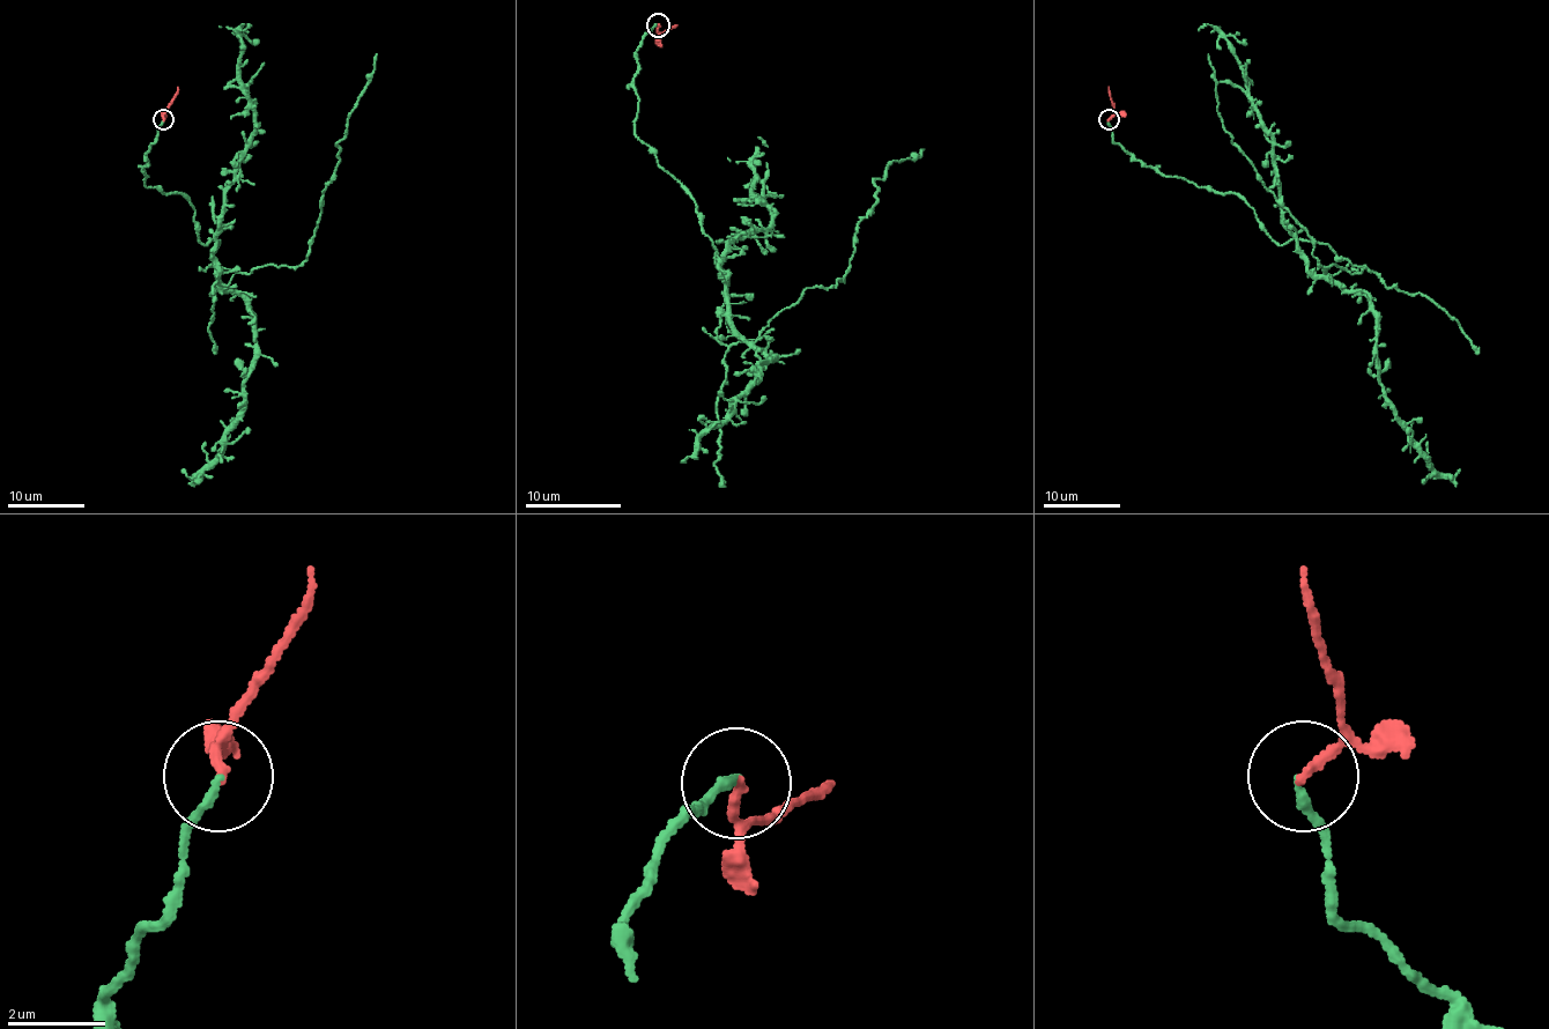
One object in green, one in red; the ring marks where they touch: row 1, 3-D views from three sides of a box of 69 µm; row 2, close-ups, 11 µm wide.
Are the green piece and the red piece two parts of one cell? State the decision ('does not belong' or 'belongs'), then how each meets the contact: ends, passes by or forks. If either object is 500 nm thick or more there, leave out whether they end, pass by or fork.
does not belong; green ends there; red ends there

